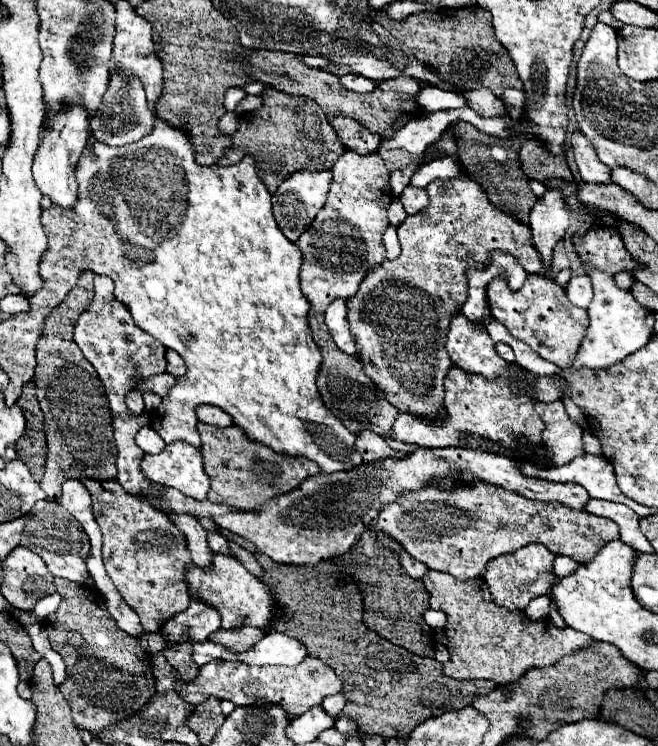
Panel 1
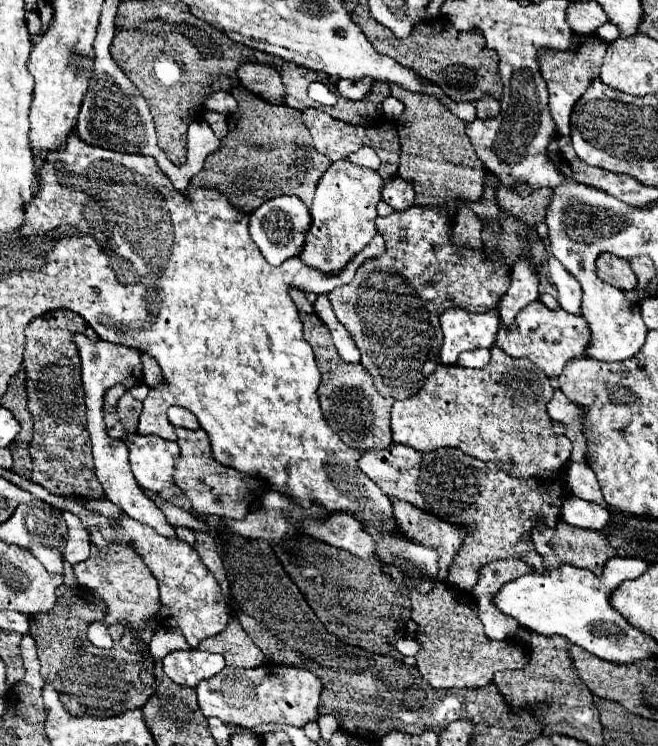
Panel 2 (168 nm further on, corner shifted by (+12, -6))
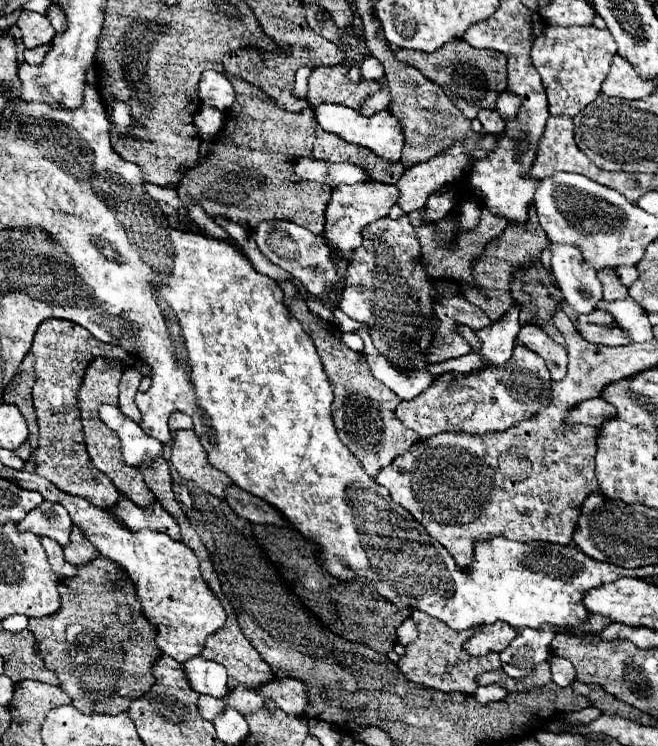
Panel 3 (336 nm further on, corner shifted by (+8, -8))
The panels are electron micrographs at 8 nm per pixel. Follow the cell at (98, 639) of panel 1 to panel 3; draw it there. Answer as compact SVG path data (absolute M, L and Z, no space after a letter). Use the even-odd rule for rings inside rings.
M98 557L92 567L84 565L76 569L74 577L60 581L60 595L62 595L62 607L54 615L43 618L30 618L28 631L34 633L36 643L40 647L40 653L44 657L46 667L56 673L60 679L60 687L64 693L72 697L72 705L80 713L106 713L106 715L118 715L128 711L130 703L138 697L142 697L148 687L154 685L152 677L152 663L156 657L162 655L162 651L154 643L154 629L152 623L142 615L140 603L136 603L136 589L128 581L128 575L122 567L112 563L110 559ZM120 605L128 605L132 611L132 621L122 623L116 615Z

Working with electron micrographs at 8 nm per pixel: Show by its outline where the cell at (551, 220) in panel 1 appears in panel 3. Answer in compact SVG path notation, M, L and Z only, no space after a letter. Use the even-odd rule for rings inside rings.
M514 305L500 321L494 321L492 325L478 331L482 341L482 349L478 353L484 359L484 367L504 365L512 357L516 335L520 331L518 313L520 305Z

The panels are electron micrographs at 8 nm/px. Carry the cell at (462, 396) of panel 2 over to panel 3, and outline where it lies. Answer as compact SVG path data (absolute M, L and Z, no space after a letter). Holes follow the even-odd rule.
M518 345L514 347L510 361L502 367L488 367L472 375L440 375L432 387L422 391L416 399L402 401L396 407L396 415L404 427L416 431L422 439L444 431L492 433L506 431L508 427L514 427L520 421L536 415L550 405L550 395L552 379L544 359L534 351Z

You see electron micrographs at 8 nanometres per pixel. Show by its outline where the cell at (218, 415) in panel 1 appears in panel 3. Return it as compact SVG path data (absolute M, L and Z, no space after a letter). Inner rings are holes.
M176 411L176 413L172 413L170 419L168 419L168 427L170 427L172 431L178 431L178 429L192 429L192 419L190 419L188 415Z

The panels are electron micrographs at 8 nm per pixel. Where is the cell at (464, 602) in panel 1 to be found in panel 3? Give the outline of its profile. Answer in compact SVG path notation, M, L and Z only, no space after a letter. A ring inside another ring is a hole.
M412 611L412 621L418 625L418 639L410 645L406 645L406 653L398 659L402 675L412 681L420 683L438 691L460 691L460 693L474 693L478 689L476 675L492 669L500 669L500 655L490 653L484 657L470 657L464 651L464 641L474 635L478 629L468 629L468 631L454 631L448 625L440 623L438 619L422 613L422 611Z

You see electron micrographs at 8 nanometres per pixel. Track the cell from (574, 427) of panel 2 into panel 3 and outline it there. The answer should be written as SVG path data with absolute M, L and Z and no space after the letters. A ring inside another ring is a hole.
M602 397L582 401L578 407L568 411L568 421L570 423L586 423L586 425L596 425L616 417L616 409Z

